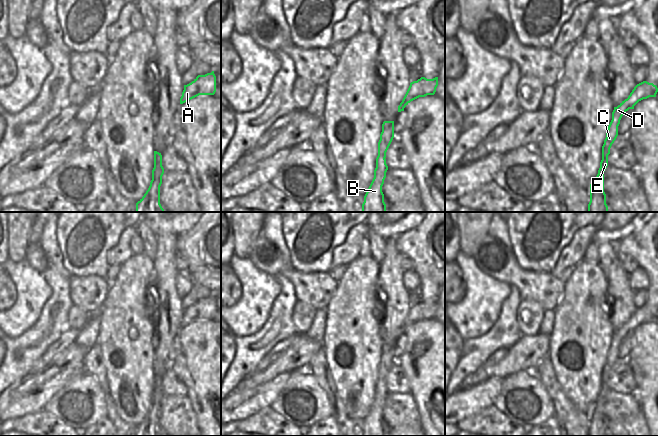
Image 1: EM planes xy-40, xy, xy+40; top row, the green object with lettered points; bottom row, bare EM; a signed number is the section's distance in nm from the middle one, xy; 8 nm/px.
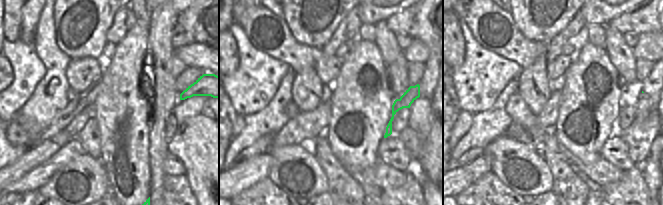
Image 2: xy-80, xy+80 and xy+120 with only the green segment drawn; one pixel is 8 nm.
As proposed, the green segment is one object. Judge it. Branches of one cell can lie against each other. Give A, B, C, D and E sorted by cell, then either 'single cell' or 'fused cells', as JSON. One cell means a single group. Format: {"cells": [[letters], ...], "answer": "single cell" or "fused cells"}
{"cells": [["A", "B", "C", "D", "E"]], "answer": "single cell"}

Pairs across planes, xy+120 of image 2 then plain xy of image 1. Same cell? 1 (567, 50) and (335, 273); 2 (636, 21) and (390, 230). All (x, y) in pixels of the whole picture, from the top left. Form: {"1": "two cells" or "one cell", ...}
{"1": "one cell", "2": "two cells"}

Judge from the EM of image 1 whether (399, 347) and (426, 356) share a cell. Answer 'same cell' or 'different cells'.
different cells

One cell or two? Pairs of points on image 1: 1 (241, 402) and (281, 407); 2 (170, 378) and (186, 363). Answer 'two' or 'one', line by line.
1: two
2: two

